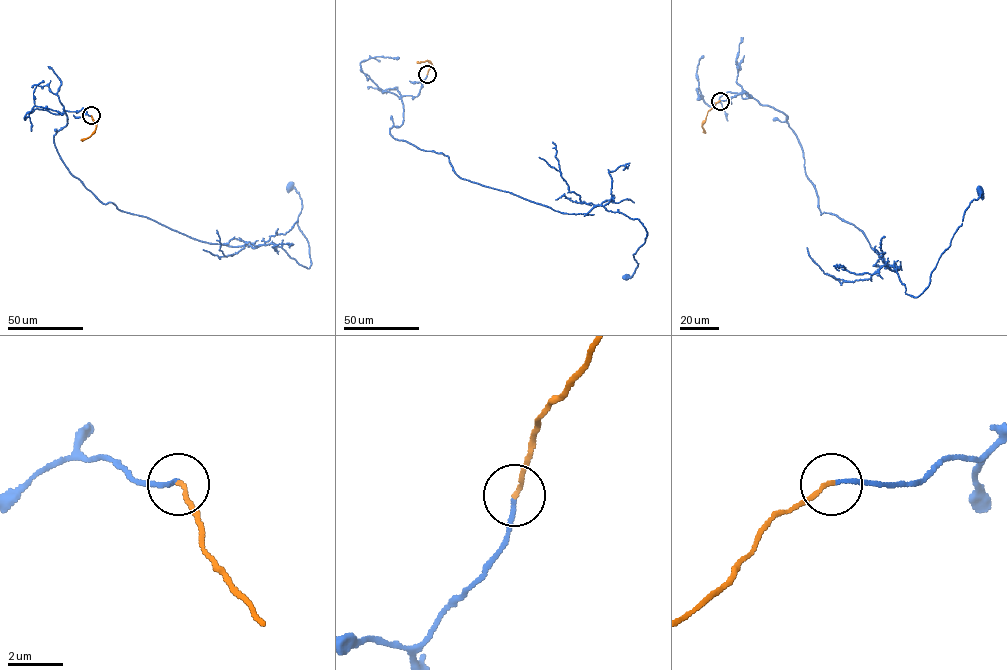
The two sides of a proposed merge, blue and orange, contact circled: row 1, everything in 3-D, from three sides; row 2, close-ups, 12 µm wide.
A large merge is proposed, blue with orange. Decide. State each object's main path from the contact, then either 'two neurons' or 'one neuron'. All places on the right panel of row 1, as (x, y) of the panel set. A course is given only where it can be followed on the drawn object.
course blue (720, 100), (746, 92), (787, 116), (821, 213), (861, 230), (906, 294), (927, 287), (980, 193); course orange (720, 100), (708, 111), (702, 124), (704, 132); one neuron

